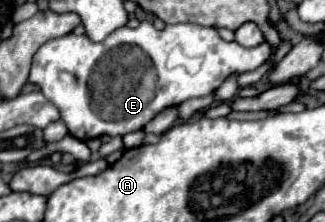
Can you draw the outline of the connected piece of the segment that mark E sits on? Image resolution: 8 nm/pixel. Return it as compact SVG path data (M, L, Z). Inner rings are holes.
M144 21L136 29L116 29L102 43L92 43L86 35L74 33L46 41L32 59L28 83L38 85L60 109L70 135L86 141L142 129L164 107L176 107L186 99L204 97L218 89L230 73L252 71L268 57L268 43L246 49L236 41L228 43L220 39L216 29L196 23L166 25L158 31L150 21ZM104 53L106 71L98 69L98 73L92 73ZM158 95L162 95L162 101L156 101Z

